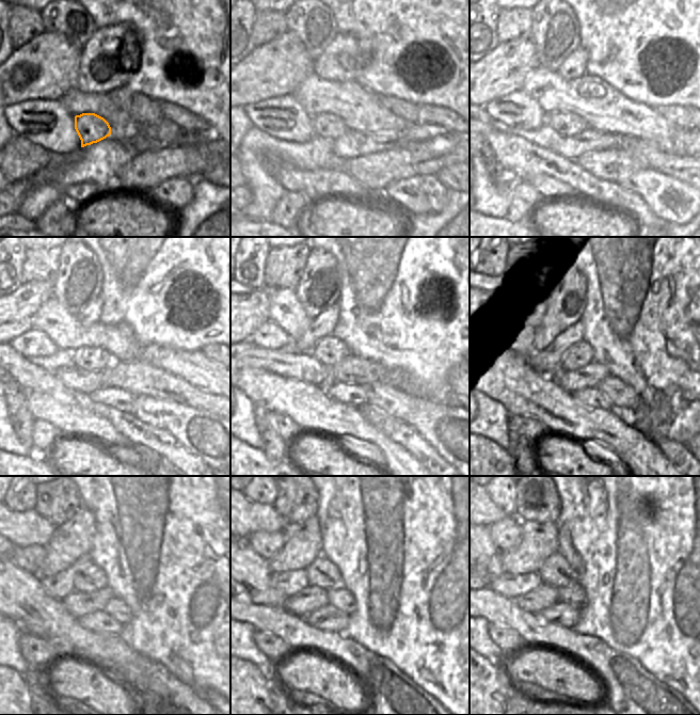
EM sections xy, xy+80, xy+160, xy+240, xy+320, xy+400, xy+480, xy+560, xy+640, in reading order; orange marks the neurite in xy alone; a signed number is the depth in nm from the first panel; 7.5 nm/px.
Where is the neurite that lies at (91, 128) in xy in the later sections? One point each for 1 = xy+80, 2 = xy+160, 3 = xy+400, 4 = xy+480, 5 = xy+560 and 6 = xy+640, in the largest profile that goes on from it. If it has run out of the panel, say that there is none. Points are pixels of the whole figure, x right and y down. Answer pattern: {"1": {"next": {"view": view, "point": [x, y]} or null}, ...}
{"1": {"next": {"view": "xy+80", "point": [328, 126]}}, "2": {"next": {"view": "xy+160", "point": [567, 124]}}, "3": {"next": {"view": "xy+400", "point": [579, 354]}}, "4": {"next": {"view": "xy+480", "point": [92, 578]}}, "5": {"next": {"view": "xy+560", "point": [322, 573]}}, "6": {"next": {"view": "xy+640", "point": [556, 571]}}}

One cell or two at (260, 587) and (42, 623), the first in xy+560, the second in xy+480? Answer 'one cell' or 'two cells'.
one cell

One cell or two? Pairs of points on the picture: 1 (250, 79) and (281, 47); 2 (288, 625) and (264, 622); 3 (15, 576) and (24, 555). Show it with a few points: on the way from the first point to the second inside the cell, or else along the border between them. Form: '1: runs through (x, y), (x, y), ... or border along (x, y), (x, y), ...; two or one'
1: runs through (257, 72), (274, 54); one
2: runs through (282, 623), (270, 622); one
3: border along (11, 558), (18, 567), (37, 574); two

